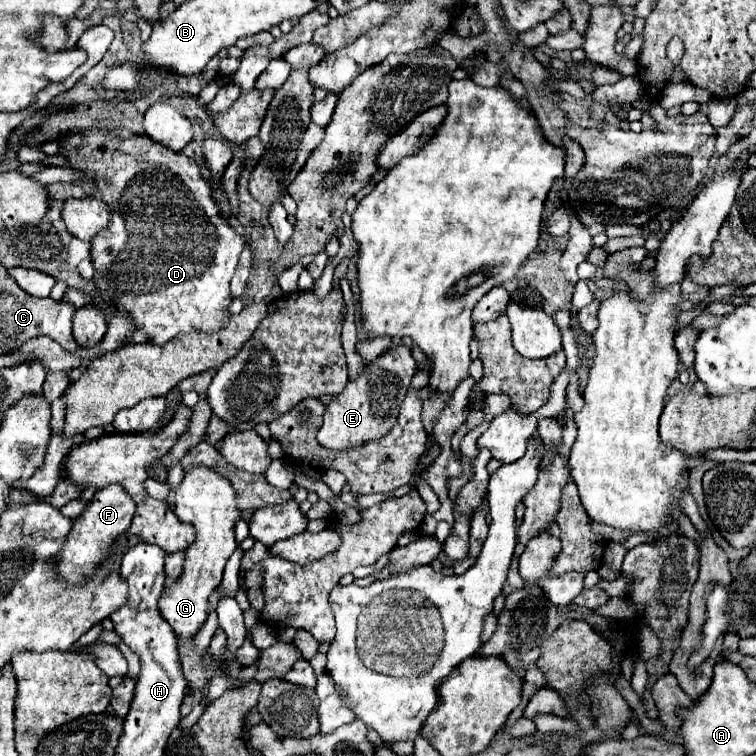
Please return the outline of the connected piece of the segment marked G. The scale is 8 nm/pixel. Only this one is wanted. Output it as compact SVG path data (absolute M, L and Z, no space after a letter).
M205 466L191 468L185 474L175 492L175 500L175 514L179 520L195 528L195 542L185 550L181 578L173 588L163 590L159 598L159 612L171 624L179 640L189 640L203 628L209 612L209 594L221 584L223 568L237 548L235 520L241 514L237 512L237 498L229 480Z

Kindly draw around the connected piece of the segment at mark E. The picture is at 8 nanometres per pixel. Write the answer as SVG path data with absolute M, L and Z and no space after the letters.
M403 344L375 358L373 366L367 366L357 380L347 382L345 390L331 400L323 416L323 426L317 432L317 442L329 450L353 450L371 440L383 438L399 416L401 402L407 394L415 370L417 362Z

